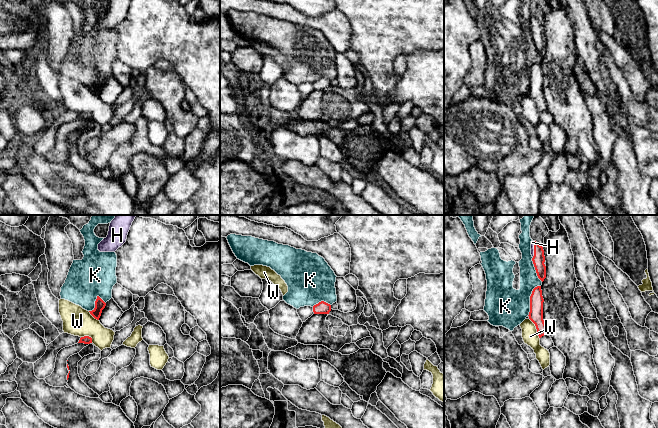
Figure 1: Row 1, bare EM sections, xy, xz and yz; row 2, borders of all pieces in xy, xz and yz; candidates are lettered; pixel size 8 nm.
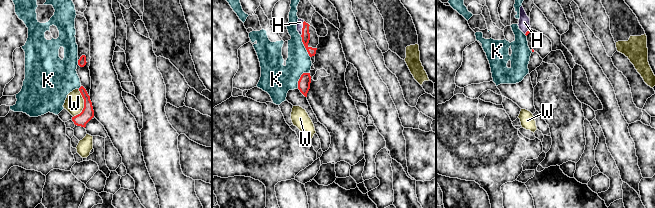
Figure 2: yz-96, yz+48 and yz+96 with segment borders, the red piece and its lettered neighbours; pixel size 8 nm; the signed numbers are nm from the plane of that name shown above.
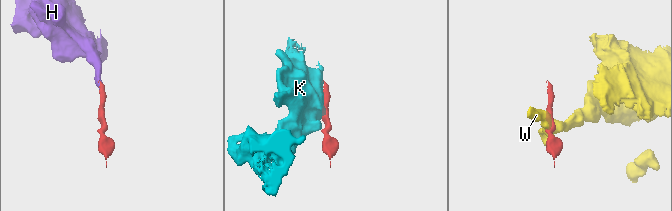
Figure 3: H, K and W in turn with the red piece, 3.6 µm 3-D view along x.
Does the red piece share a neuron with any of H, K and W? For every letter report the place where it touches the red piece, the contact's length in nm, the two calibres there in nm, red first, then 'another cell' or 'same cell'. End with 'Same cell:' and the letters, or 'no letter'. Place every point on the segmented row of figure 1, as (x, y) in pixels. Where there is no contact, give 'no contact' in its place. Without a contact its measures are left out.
H: yz (534, 249) | 130 nm | 100/30 nm | same cell
K: yz (530, 299) | 260 nm | 110/320 nm | another cell
W: yz (536, 328) | 190 nm | 110/130 nm | another cell
Same cell: H

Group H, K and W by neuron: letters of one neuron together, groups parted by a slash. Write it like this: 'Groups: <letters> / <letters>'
Groups: H / K / W

